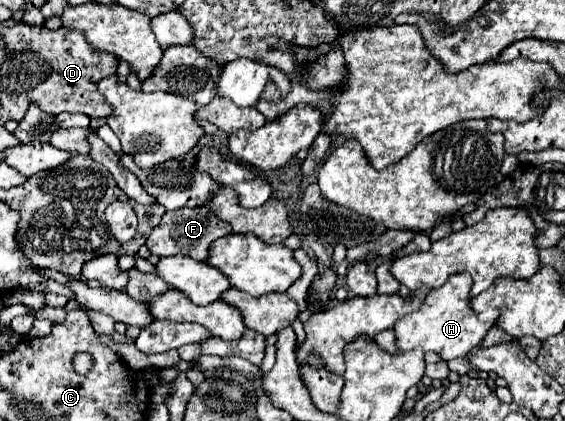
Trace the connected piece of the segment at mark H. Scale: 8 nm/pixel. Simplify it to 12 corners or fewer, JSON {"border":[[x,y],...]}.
{"border":[[471,274],[449,276],[393,328],[399,350],[467,356],[497,322],[475,312]]}

